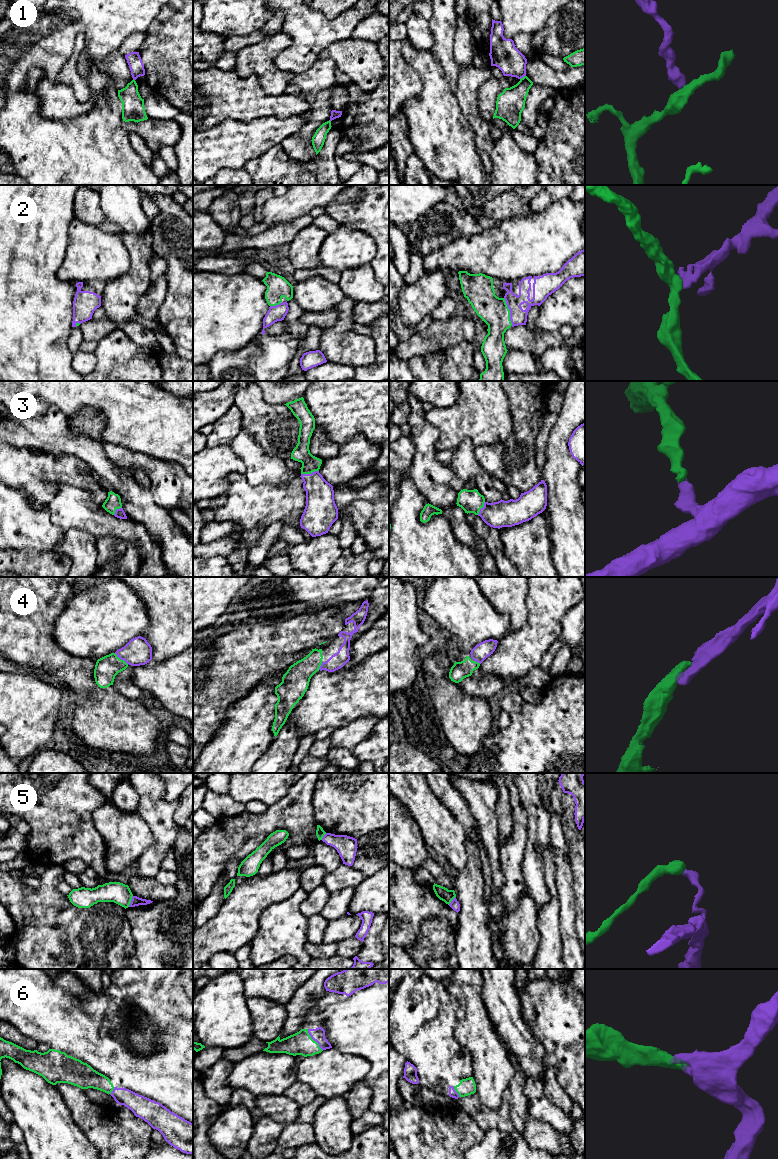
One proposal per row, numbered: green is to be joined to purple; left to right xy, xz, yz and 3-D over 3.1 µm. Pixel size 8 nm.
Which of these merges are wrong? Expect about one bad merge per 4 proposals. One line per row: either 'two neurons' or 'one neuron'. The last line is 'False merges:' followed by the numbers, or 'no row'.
1: two neurons
2: one neuron
3: one neuron
4: one neuron
5: two neurons
6: one neuron
False merges: 1, 5

